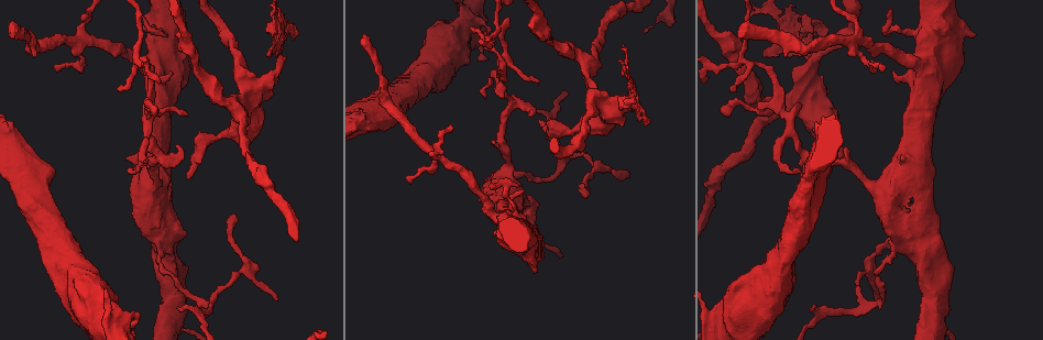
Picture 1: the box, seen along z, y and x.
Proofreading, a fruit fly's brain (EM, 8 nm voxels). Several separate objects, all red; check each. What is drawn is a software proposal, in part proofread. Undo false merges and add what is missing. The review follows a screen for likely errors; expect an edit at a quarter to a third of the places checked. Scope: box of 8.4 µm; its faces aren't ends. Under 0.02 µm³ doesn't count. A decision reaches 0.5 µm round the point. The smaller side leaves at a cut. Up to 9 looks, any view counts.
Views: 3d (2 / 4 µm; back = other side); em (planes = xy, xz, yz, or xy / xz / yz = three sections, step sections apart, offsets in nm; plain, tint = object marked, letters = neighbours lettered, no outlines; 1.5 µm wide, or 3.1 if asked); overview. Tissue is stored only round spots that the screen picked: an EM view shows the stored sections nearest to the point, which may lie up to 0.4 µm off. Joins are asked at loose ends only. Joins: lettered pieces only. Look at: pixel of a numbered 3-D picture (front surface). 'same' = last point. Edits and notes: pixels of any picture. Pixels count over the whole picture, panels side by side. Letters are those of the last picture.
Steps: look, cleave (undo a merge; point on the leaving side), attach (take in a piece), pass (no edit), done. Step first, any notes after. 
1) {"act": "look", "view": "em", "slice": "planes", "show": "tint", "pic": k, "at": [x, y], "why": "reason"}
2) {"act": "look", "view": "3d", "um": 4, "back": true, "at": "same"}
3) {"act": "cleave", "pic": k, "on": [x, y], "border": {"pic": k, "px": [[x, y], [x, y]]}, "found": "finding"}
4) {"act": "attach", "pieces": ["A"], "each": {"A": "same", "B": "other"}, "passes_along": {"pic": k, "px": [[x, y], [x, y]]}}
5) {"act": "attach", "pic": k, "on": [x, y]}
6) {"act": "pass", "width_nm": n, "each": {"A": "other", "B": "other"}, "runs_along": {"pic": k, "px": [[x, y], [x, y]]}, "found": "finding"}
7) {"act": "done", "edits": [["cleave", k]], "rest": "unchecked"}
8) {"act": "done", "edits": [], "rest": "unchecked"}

{"act": "look", "view": "em", "slice": "planes", "show": "plain", "pic": 1, "at": [294, 27], "why": "an open end"}

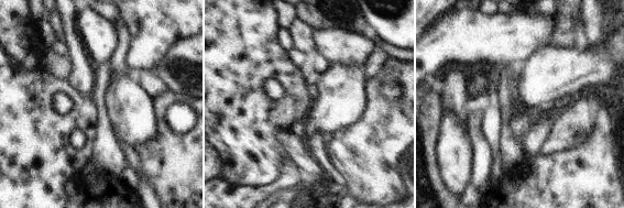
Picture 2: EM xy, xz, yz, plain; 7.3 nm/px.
{"act": "look", "view": "em", "slice": "planes", "show": "letters", "at": "same"}

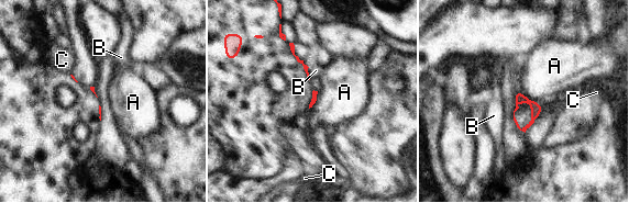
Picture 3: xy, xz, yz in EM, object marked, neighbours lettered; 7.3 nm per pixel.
{"act": "pass", "each": {"A": "other", "B": "other", "C": "other"}, "border": {"pic": 3, "px": [[517, 91], [539, 102]]}, "found": "no lettered piece goes on from it"}

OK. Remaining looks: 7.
{"act": "look", "view": "em", "slice": "yz", "step": 4, "show": "letters", "pic": 1, "at": [171, 74], "why": "branch stops here"}

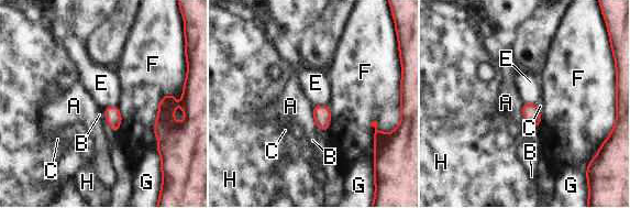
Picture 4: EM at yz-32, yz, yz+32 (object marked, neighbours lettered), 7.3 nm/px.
{"act": "look", "view": "em", "slice": "planes", "show": "letters", "at": "same"}

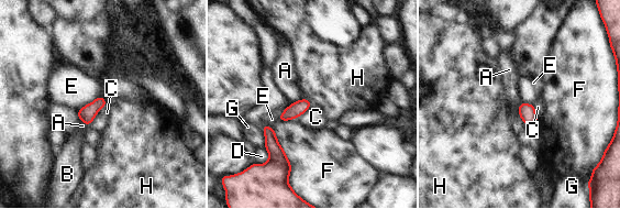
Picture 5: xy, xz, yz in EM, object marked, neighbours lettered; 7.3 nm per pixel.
{"act": "pass", "each": {"A": "other", "B": "other", "C": "other", "D": "other", "E": "other", "F": "other", "G": "other", "H": "other"}, "border": {"pic": 5, "px": [[106, 99], [103, 107]]}, "found": "none of them fits"}

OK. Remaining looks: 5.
{"act": "look", "view": "em", "slice": "yz", "step": 4, "show": "tint", "pic": 1, "at": [232, 282], "why": "sharp bend"}

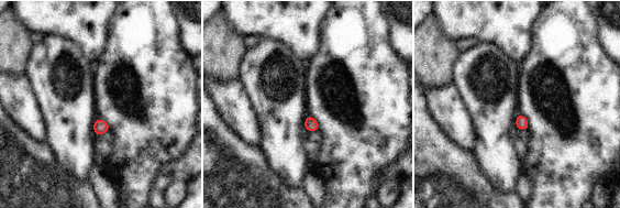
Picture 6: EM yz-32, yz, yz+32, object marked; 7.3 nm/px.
{"act": "look", "view": "em", "slice": "planes", "show": "tint", "at": "same"}

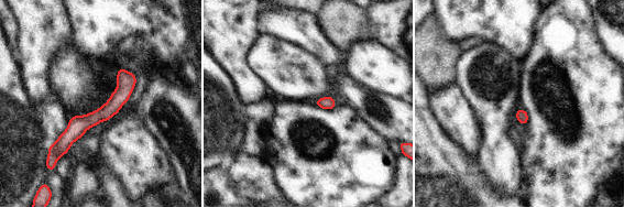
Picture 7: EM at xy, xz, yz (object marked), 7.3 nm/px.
{"act": "look", "view": "em", "slice": "planes", "show": "letters", "at": "same", "why": "what lies round it"}

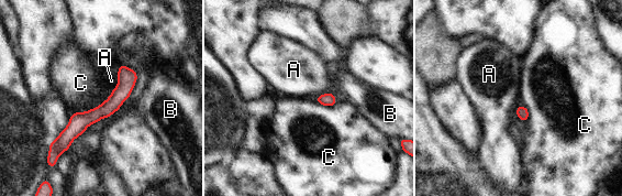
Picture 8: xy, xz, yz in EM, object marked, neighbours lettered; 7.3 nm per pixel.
{"act": "pass", "each": {"A": "other", "B": "other", "C": "other"}, "runs_along": {"pic": 8, "px": [[134, 76], [102, 111], [64, 133]]}, "found": "continuous, no second neuron"}

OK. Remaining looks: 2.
{"act": "look", "view": "em", "slice": "planes", "show": "letters", "pic": 1, "at": [176, 307], "why": "free end"}

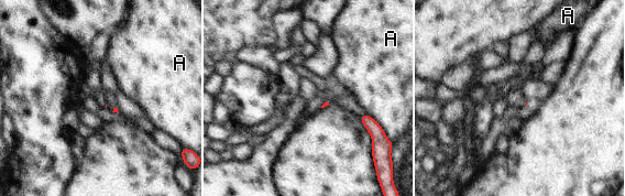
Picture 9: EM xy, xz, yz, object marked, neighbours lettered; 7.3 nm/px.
{"act": "pass", "each": {"A": "other"}, "border": {"pic": 9, "px": [[366, 113], [379, 124]]}, "found": "none of them fits"}

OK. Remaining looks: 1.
{"act": "done", "edits": [], "rest": "unchecked"}

